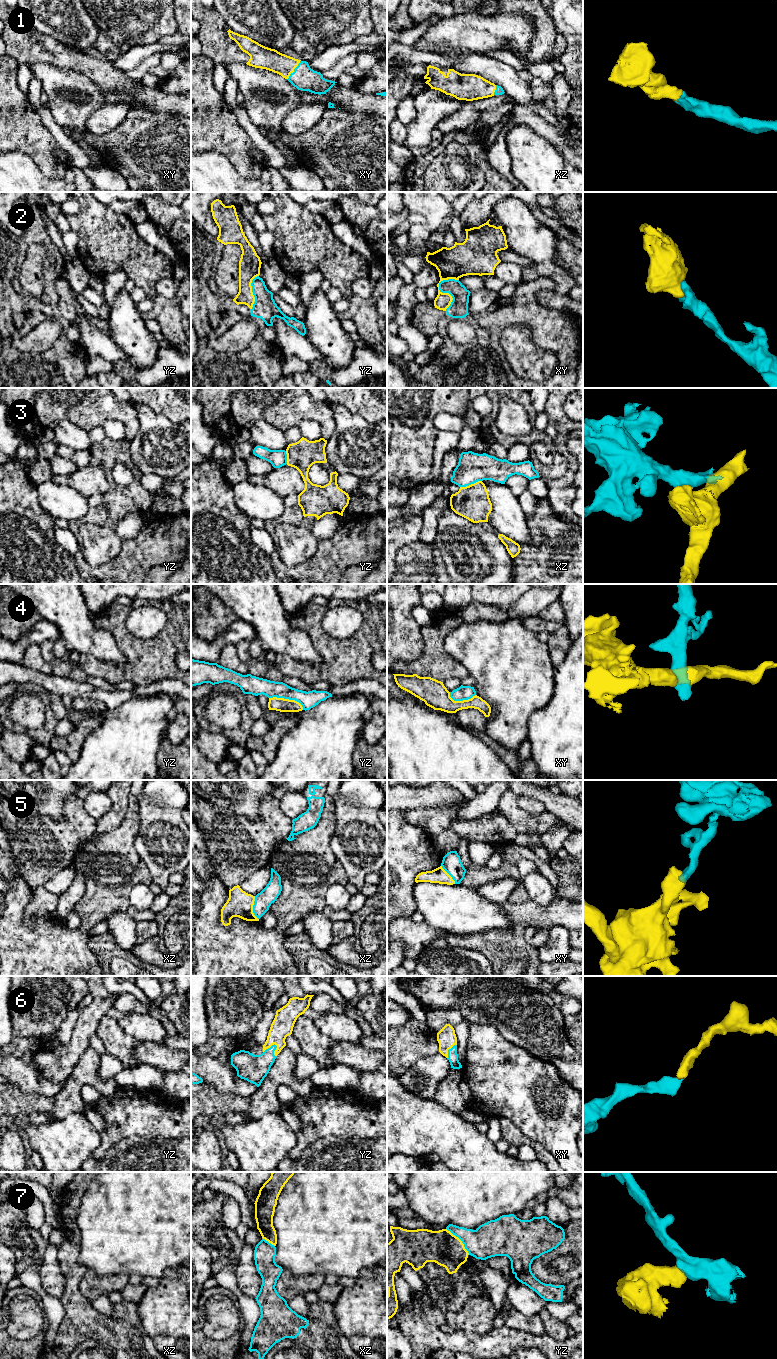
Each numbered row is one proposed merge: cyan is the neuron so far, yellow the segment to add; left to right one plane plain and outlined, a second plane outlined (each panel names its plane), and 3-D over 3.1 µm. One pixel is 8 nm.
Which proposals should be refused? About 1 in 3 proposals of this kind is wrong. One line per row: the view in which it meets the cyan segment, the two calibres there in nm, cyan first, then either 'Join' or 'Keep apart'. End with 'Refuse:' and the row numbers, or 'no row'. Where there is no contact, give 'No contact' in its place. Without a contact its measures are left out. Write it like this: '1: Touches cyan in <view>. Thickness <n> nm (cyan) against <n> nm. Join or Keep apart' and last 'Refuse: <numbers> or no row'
1: Touches cyan in xy. Thickness 200 nm (cyan) against 180 nm. Join
2: Touches cyan in xy. Thickness 150 nm (cyan) against 260 nm. Keep apart
3: Touches cyan in xz. Thickness 240 nm (cyan) against 280 nm. Keep apart
4: Touches cyan in yz. Thickness 140 nm (cyan) against 110 nm. Keep apart
5: Touches cyan in xz. Thickness 140 nm (cyan) against 200 nm. Keep apart
6: Touches cyan in yz. Thickness 220 nm (cyan) against 180 nm. Join
7: Touches cyan in yz. Thickness 280 nm (cyan) against 280 nm. Keep apart
Refuse: 2, 3, 4, 5, 7

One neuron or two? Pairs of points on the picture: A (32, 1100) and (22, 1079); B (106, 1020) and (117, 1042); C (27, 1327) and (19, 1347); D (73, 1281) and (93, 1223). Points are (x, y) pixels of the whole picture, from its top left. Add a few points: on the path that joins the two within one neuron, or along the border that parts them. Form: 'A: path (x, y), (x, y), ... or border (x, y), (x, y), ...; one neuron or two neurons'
A: border (10, 1083), (23, 1092), (41, 1093), (52, 1097); two neurons
B: path (108, 1025), (108, 1030), (113, 1037); one neuron
C: border (43, 1329), (28, 1339), (14, 1339), (10, 1336); two neurons
D: border (78, 1246), (79, 1262), (87, 1269); two neurons

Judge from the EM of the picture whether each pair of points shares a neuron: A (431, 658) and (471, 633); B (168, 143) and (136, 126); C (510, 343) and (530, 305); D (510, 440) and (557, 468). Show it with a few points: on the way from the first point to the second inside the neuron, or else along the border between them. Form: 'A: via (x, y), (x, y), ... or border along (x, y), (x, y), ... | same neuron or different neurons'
A: border along (455, 628), (446, 636), (444, 649), (462, 664) | different neurons
B: via (160, 143), (153, 143), (144, 134) | same neuron
C: border along (508, 325), (526, 324), (531, 330), (534, 343) | different neurons
D: via (526, 440), (544, 438), (554, 452) | same neuron

